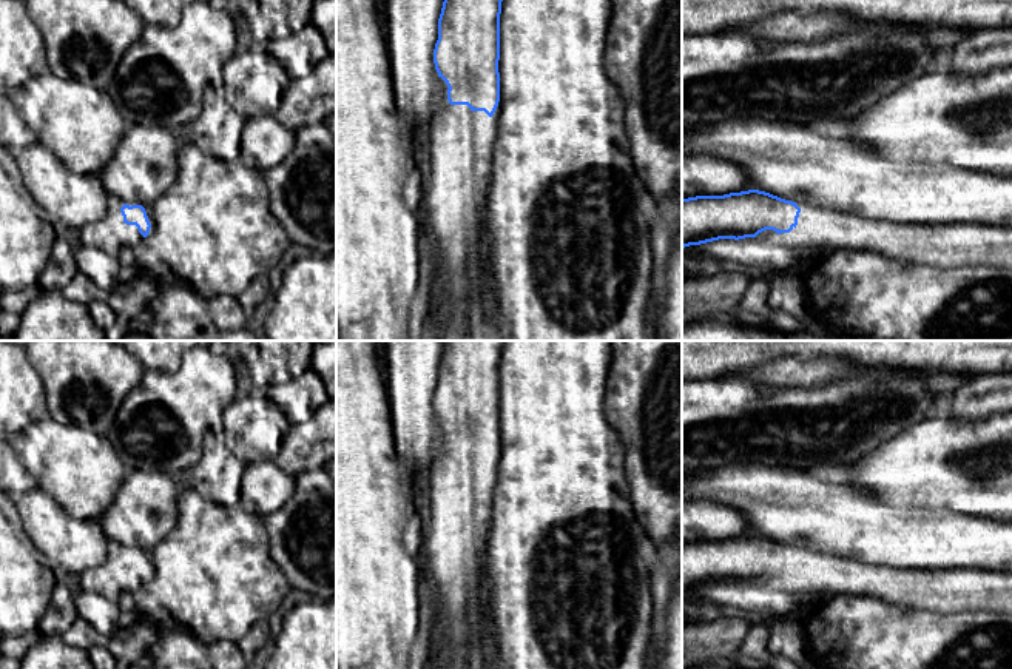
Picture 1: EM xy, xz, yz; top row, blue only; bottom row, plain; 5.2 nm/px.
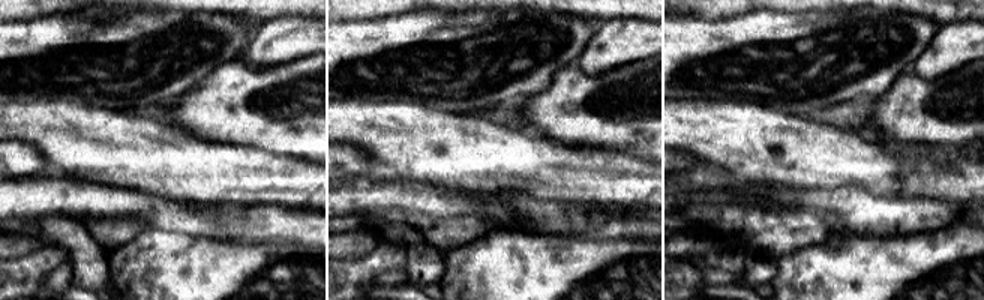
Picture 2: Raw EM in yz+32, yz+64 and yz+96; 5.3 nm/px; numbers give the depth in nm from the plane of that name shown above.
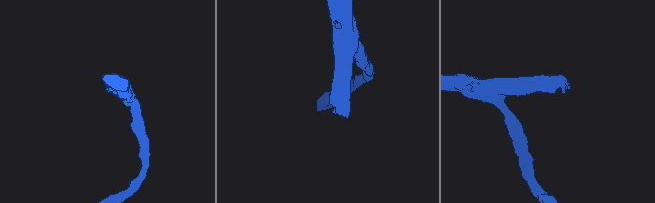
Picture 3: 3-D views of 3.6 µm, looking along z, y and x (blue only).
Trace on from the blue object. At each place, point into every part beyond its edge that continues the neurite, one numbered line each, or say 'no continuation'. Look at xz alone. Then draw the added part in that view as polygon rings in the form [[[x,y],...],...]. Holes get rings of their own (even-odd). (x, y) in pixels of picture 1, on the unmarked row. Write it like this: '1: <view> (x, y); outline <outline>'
1: xz (458, 503); outline [[[440,422],[443,445],[433,459],[424,495],[424,564],[435,578],[438,606],[450,620],[455,644],[474,644],[480,637],[481,614],[475,609],[480,556],[487,552],[487,535],[494,515],[494,492],[498,476],[500,447],[492,462],[467,450],[450,450],[447,430]]]

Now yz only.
1: yz (955, 589); outline [[[796,547],[801,553],[798,570],[790,578],[778,580],[765,575],[756,581],[779,592],[827,592],[832,595],[859,595],[878,598],[899,607],[936,612],[956,610],[993,610],[1012,615],[1012,573],[992,572],[984,569],[898,569],[861,563],[847,556],[822,553]]]

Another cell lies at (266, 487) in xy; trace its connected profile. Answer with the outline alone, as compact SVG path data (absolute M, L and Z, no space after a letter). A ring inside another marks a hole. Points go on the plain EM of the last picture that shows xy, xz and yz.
M275 461L245 466L242 473L242 507L261 518L281 509L296 490L296 478L282 472Z

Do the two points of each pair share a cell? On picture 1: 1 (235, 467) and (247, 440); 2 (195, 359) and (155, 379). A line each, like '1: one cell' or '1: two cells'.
1: two cells
2: one cell

